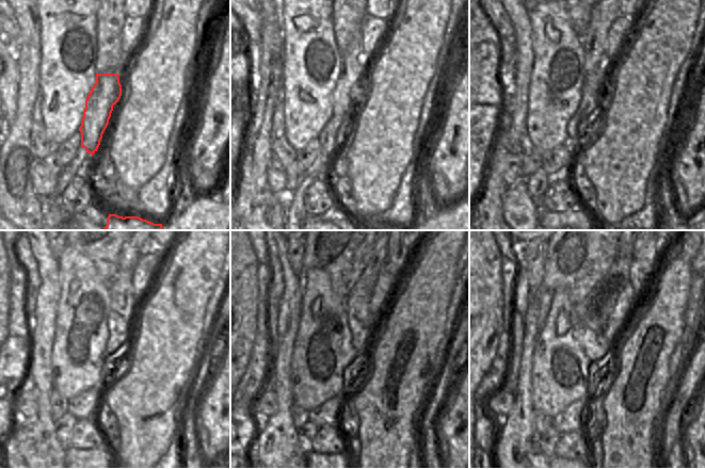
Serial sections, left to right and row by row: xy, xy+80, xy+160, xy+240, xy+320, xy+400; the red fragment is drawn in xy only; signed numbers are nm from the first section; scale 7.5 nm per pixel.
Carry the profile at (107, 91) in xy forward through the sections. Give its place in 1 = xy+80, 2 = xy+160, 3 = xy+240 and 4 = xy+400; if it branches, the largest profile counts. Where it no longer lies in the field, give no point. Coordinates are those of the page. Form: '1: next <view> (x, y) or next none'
1: next xy+80 (353, 60)
2: next xy+160 (597, 64)
3: next xy+240 (123, 310)
4: next xy+400 (621, 252)

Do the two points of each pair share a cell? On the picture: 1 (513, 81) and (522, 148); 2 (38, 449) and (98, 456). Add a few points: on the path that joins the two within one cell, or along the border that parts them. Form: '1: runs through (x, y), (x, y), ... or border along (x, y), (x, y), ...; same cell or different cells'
1: border along (505, 113), (511, 115), (515, 130), (526, 133); different cells
2: border along (65, 451), (66, 457); different cells

